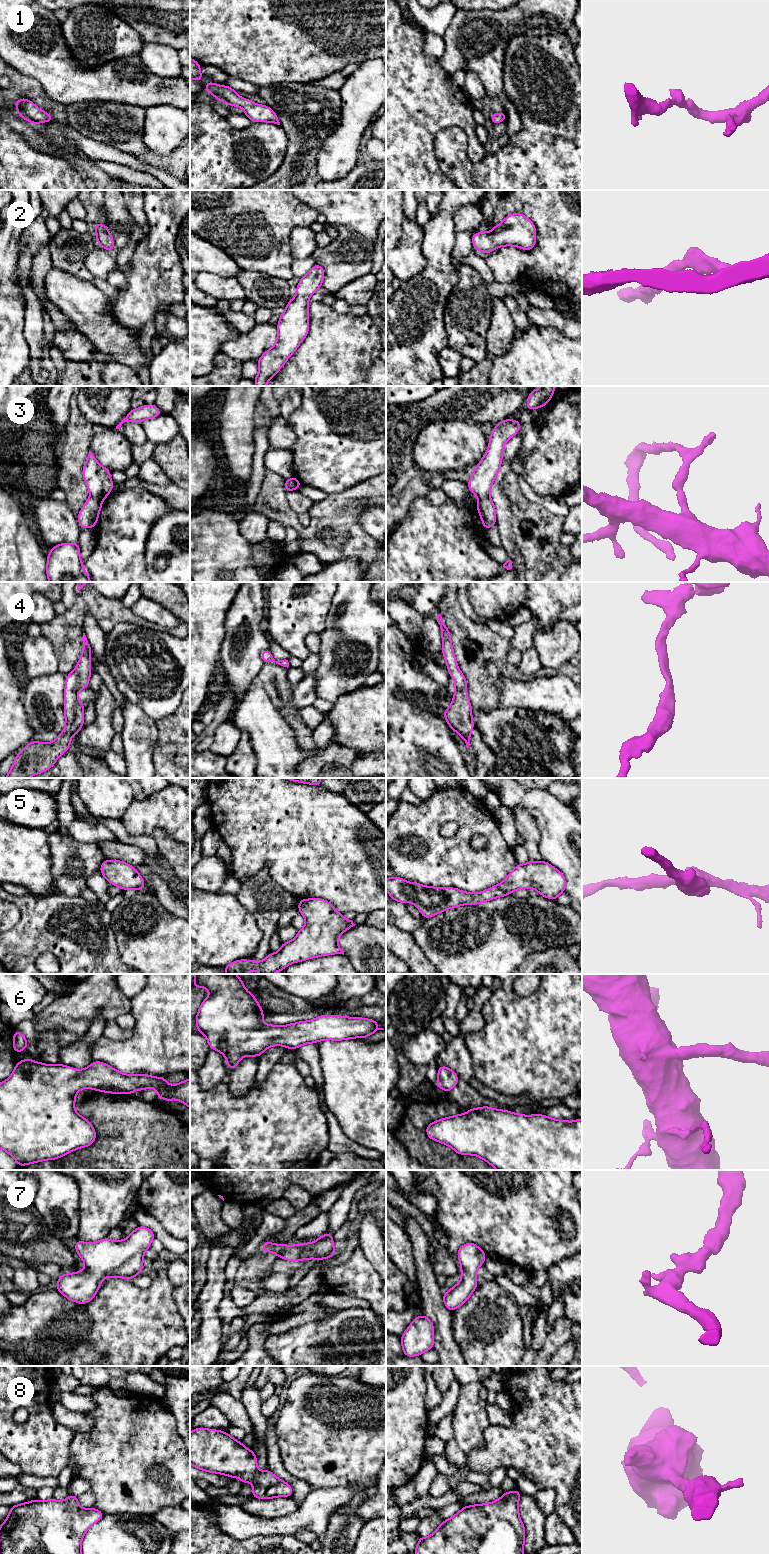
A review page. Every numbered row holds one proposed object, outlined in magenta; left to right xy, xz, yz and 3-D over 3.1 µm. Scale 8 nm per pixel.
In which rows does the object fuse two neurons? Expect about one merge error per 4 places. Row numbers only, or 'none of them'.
3

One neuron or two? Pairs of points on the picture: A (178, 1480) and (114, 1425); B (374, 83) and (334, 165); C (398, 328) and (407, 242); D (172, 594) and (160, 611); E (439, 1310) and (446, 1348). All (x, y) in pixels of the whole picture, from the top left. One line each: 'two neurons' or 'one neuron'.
A: one neuron
B: one neuron
C: two neurons
D: two neurons
E: one neuron

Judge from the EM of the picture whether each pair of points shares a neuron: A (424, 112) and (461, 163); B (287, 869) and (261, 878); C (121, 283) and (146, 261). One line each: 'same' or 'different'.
A: different
B: different
C: different

